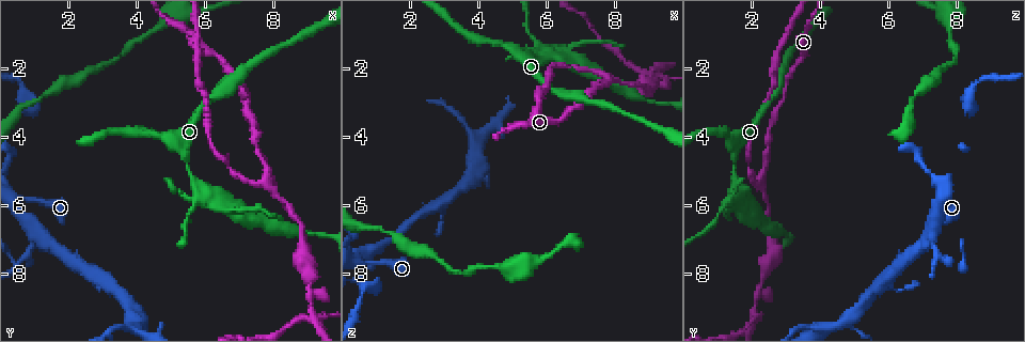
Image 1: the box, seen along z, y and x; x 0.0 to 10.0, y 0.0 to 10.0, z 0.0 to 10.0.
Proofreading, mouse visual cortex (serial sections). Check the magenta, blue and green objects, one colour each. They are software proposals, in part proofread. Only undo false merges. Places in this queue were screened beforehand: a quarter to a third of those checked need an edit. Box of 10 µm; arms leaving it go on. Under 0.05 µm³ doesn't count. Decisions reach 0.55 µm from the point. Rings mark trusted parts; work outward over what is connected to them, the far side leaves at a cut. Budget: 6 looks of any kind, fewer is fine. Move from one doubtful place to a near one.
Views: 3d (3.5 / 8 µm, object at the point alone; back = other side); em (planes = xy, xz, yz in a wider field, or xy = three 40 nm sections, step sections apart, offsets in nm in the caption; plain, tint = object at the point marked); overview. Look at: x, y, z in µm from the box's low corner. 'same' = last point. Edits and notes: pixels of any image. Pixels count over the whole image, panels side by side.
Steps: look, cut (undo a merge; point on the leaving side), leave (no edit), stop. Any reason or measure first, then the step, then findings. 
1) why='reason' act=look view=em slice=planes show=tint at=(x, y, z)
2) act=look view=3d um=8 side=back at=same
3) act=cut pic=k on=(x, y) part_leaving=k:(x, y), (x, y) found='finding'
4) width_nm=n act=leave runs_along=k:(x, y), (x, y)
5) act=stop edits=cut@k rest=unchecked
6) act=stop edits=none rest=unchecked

why='arms part here' act=look view=3d um=3.5 at=(5.95, 5.55, 1.70)

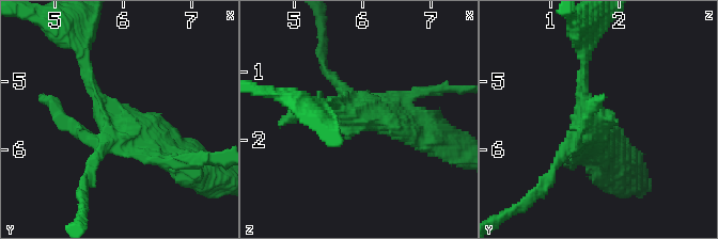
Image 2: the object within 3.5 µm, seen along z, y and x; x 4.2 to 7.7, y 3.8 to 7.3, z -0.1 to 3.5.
why='now the EM' act=look view=em slice=xy step=5 show=tint at=(5.95, 5.55, 1.70)

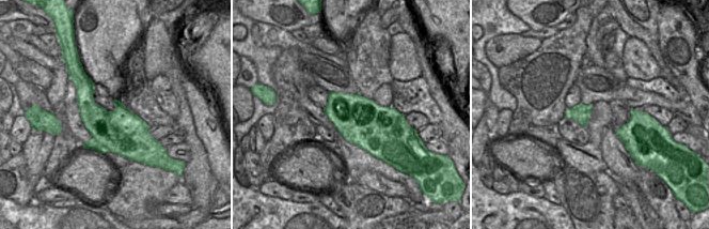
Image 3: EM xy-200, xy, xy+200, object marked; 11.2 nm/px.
act=cut pic=2 on=(445, 86) part_leaving=2:(409, 100), (419, 92), (462, 89) found='a second cell is stuck on'

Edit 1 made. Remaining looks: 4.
act=look view=overview

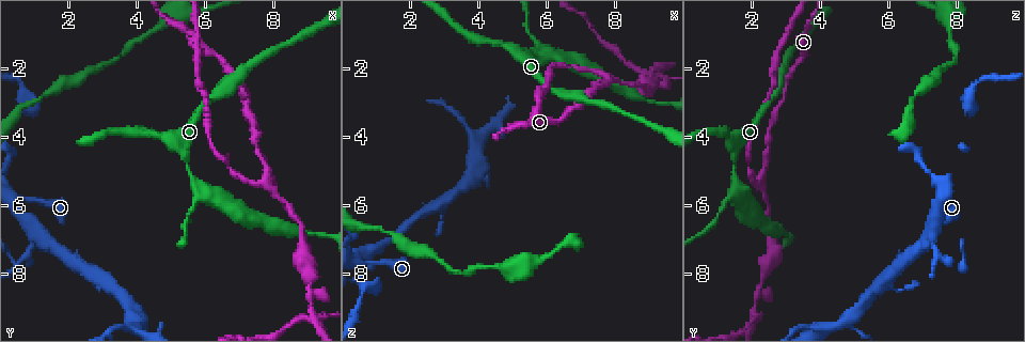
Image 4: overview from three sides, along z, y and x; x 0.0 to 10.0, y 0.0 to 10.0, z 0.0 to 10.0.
why='sharp bend' act=look view=3d um=3.5 at=(7.85, 5.25, 2.30)

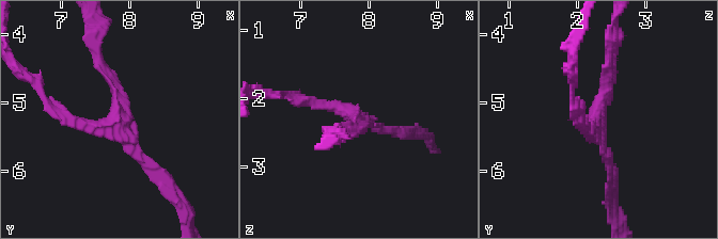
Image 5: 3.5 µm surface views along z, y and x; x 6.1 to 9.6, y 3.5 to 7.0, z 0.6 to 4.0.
act=look view=em slice=xy step=5 show=tint at=(7.85, 5.25, 2.30)

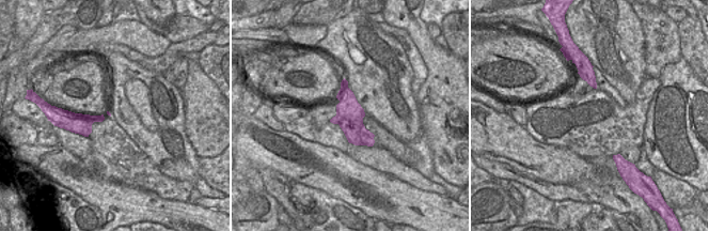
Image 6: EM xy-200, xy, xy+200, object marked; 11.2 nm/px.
act=leave runs_along=5:(99, 58), (122, 132), (161, 175) found='one cell here'

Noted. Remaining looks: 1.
act=stop edits=cut@2 rest=unchecked

